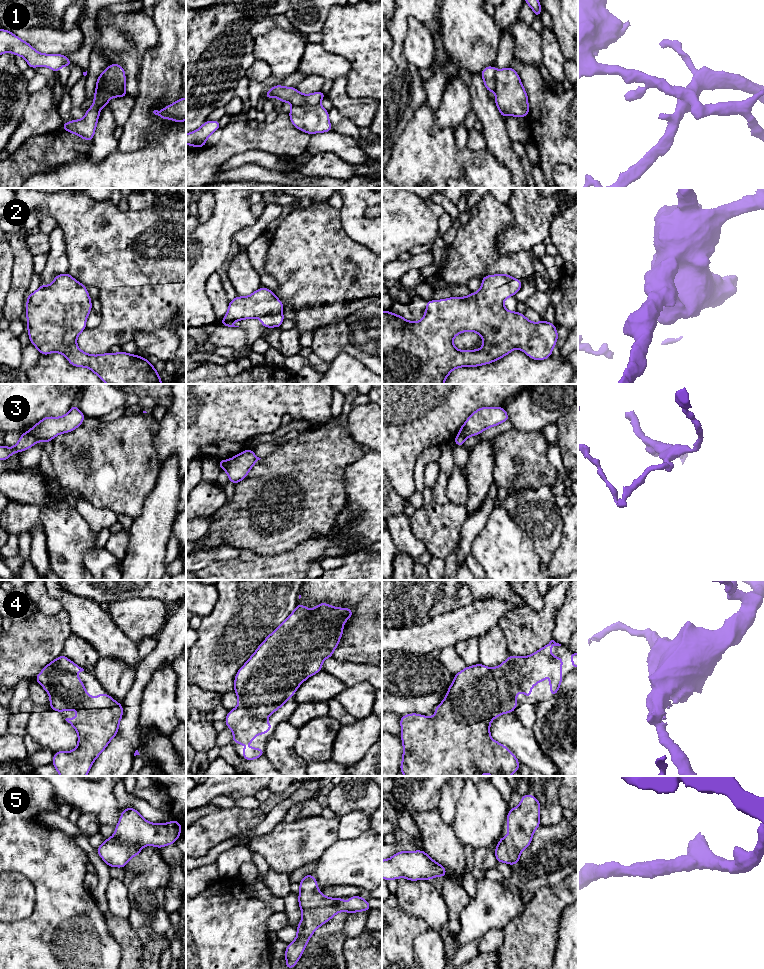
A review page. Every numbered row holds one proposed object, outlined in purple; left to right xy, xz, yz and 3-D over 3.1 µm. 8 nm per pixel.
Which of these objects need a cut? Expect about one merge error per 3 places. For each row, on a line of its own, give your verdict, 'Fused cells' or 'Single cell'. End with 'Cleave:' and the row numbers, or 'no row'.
1: Fused cells
2: Single cell
3: Fused cells
4: Single cell
5: Single cell
Cleave: 1, 3

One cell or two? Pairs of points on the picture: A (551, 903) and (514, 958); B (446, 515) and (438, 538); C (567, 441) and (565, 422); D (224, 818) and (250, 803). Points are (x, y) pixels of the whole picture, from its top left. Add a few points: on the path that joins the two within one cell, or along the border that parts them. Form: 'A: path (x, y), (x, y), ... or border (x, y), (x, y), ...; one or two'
A: path (541, 917), (538, 927), (528, 944); one
B: path (443, 521), (439, 525), (439, 532); one
C: path (567, 436), (567, 427); one
D: border (235, 805), (241, 808), (258, 808); two

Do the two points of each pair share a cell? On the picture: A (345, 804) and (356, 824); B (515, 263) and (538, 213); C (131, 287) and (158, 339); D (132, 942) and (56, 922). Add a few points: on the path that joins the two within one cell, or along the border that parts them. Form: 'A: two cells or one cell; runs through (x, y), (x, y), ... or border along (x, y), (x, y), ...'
A: two cells; border along (370, 814), (353, 810), (339, 818)
B: two cells; border along (497, 250), (501, 254), (530, 250)
C: two cells; border along (175, 326), (138, 331), (133, 340)
D: two cells; border along (104, 916), (109, 933), (120, 947), (121, 958)

